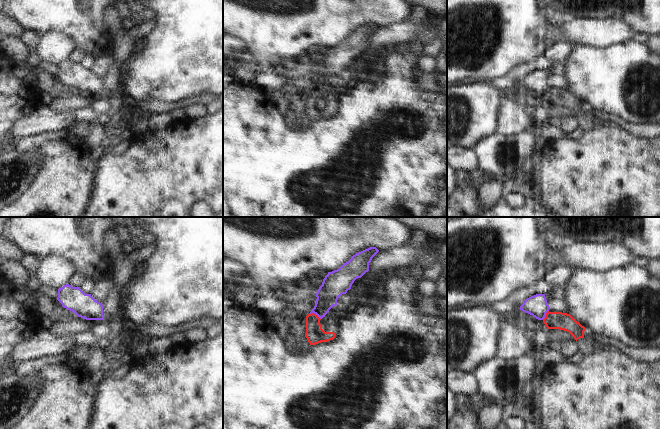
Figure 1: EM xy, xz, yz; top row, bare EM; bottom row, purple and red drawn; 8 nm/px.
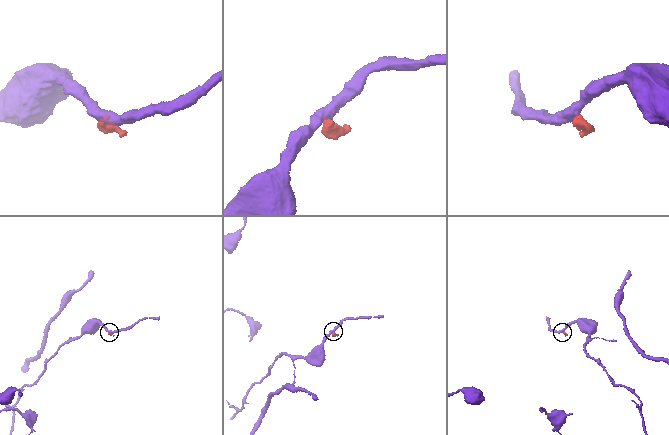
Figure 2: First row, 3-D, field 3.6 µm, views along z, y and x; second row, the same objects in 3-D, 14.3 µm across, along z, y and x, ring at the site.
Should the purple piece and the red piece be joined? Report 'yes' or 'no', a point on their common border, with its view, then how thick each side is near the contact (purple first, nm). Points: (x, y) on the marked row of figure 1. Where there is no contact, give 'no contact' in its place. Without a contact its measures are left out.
no; contact xz (315, 313); calibres 180 and 150 nm

